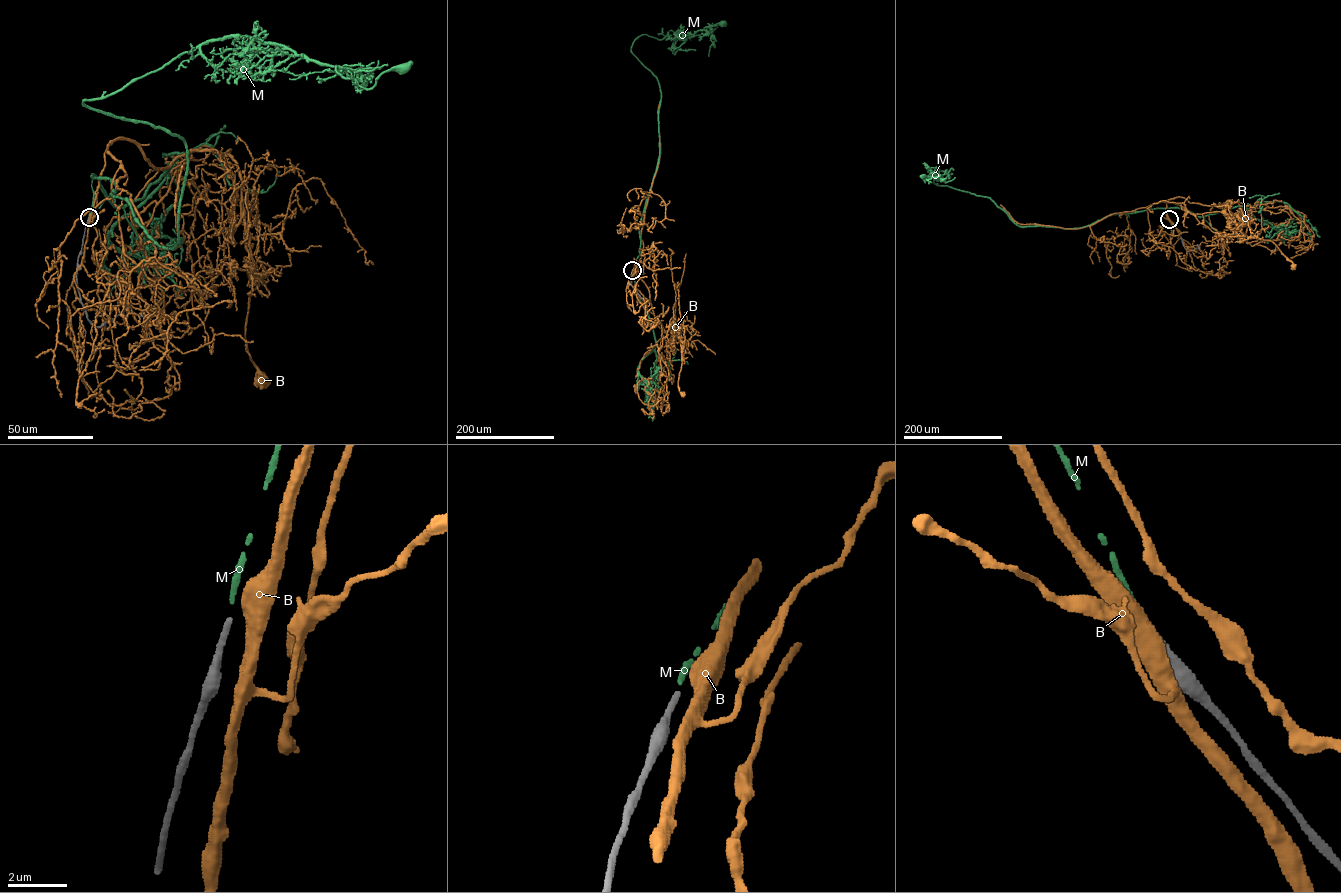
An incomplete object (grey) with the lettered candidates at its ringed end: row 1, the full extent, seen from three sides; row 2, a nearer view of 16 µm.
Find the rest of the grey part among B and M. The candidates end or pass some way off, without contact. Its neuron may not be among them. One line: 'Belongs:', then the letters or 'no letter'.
Belongs: M

